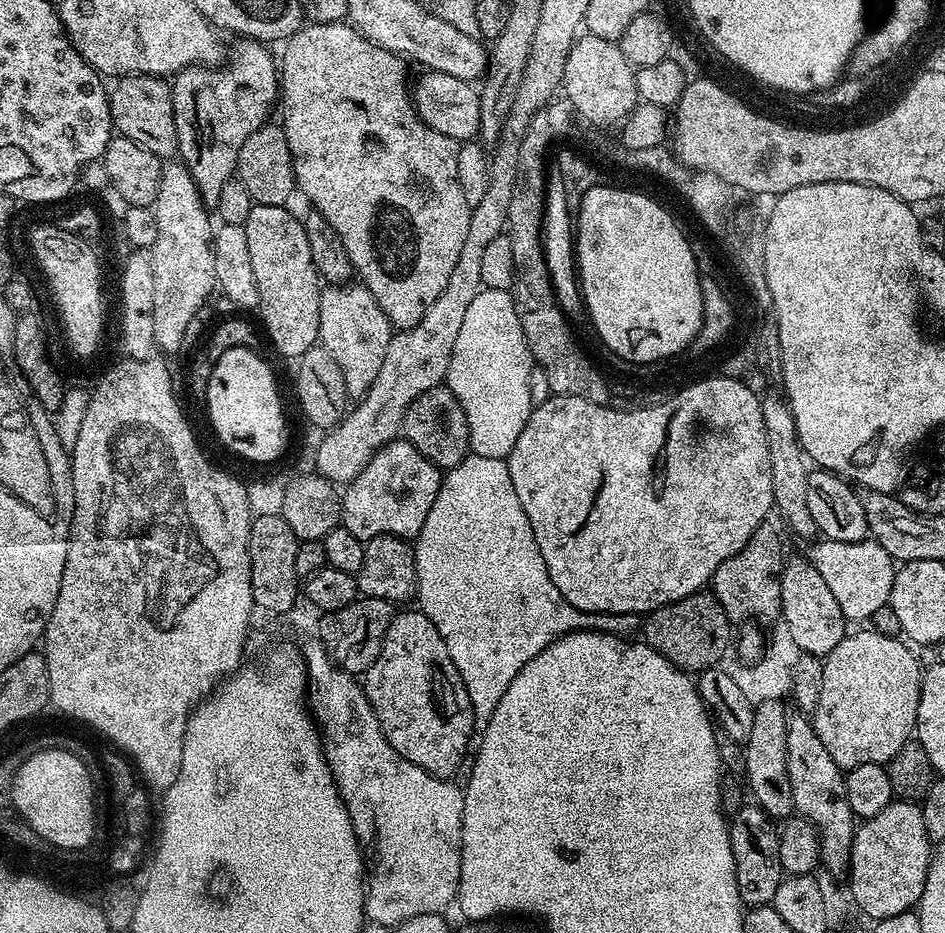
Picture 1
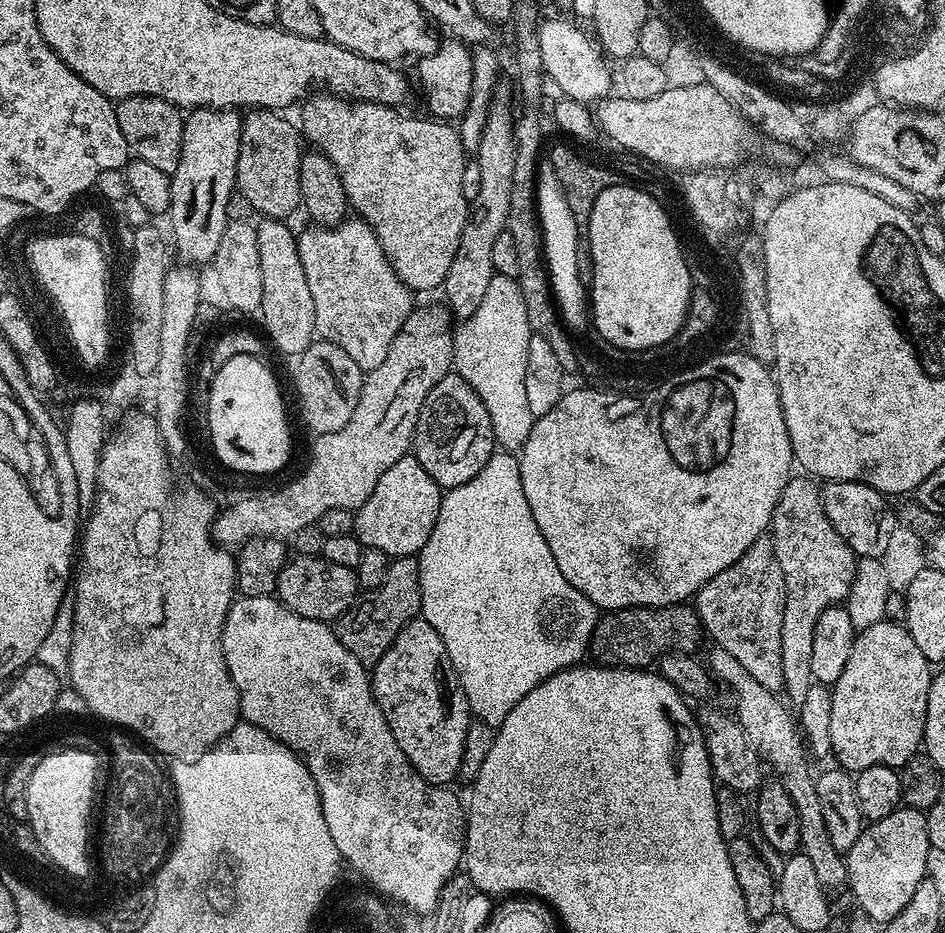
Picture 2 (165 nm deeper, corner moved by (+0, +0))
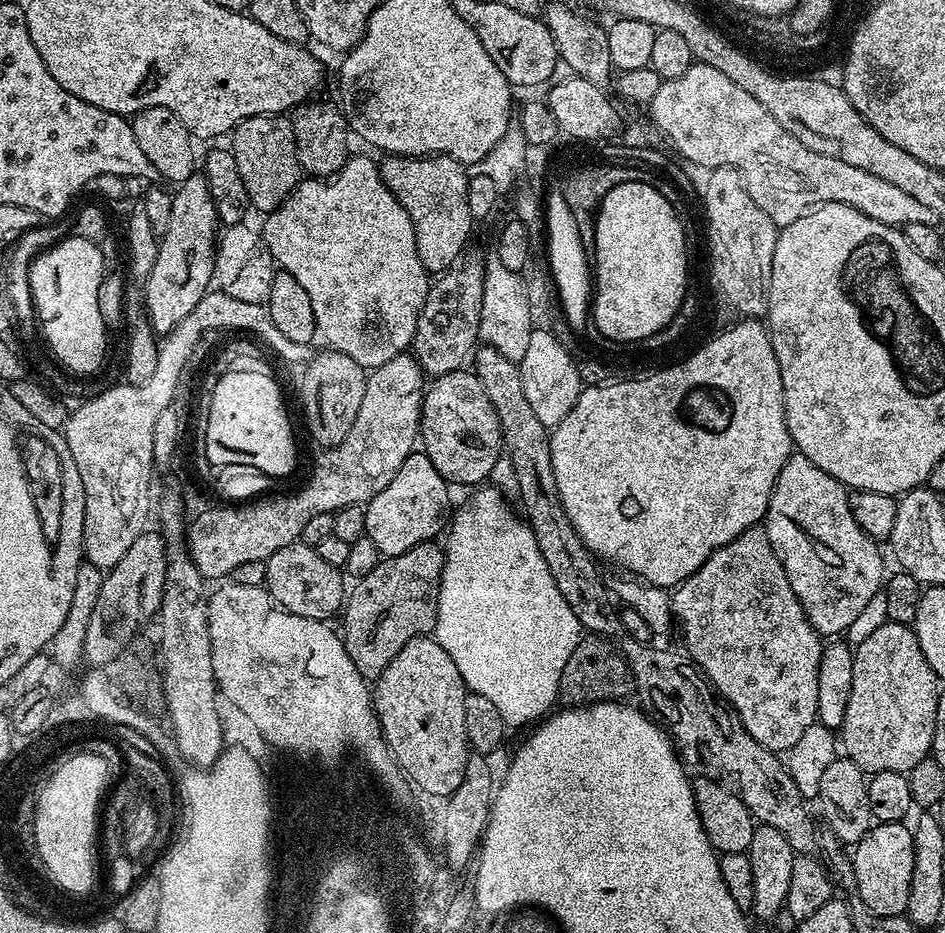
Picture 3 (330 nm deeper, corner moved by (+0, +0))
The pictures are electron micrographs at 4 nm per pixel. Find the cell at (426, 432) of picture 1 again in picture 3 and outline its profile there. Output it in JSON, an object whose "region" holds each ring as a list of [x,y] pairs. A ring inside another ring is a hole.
{"region":[[[472,370],[447,372],[427,385],[420,401],[419,443],[434,462],[434,470],[449,485],[480,486],[489,479],[494,464],[502,456],[502,437],[498,414],[482,390],[482,382]]]}

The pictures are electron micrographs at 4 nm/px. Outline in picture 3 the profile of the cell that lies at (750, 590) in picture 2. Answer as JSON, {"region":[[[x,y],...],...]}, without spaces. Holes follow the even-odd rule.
{"region":[[[763,526],[751,528],[738,534],[738,538],[726,542],[726,546],[714,550],[714,554],[710,554],[710,558],[706,558],[706,562],[702,562],[702,566],[697,572],[690,574],[690,578],[686,578],[676,585],[671,593],[671,605],[675,623],[678,625],[678,632],[680,628],[681,634],[684,635],[685,646],[683,645],[683,647],[686,649],[687,655],[692,657],[693,664],[707,676],[713,689],[727,701],[732,711],[740,717],[742,726],[746,726],[750,738],[754,738],[754,742],[758,742],[763,748],[769,748],[771,752],[787,753],[788,749],[794,746],[794,742],[798,742],[798,738],[802,738],[802,734],[806,734],[806,730],[810,730],[810,726],[817,723],[818,666],[825,645],[822,643],[820,633],[815,632],[810,626],[794,590],[790,590],[790,578],[786,578],[786,570],[782,566],[778,554],[774,554],[774,546],[770,546],[768,531]]]}

